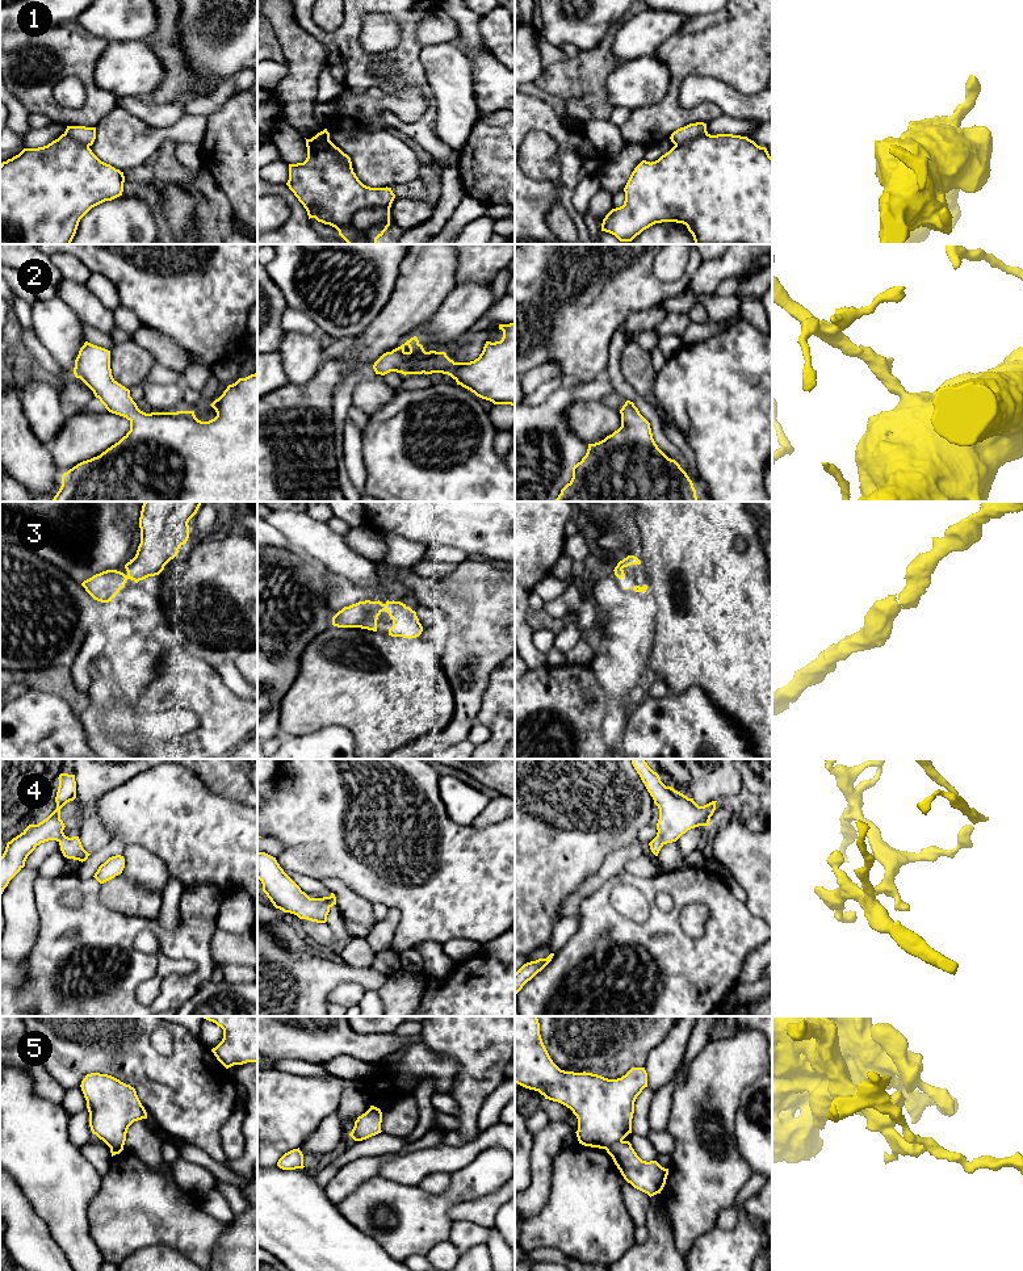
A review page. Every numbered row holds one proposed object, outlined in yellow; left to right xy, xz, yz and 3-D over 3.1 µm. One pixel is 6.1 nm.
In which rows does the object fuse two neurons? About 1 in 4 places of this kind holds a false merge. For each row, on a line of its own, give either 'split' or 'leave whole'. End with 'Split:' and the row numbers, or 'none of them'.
1: split
2: leave whole
3: leave whole
4: leave whole
5: split
Split: 1, 5

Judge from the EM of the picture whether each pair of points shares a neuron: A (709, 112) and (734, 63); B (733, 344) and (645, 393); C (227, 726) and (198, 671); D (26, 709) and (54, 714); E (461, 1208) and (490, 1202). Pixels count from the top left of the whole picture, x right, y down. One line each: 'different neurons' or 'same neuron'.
A: same neuron
B: different neurons
C: same neuron
D: same neuron
E: same neuron

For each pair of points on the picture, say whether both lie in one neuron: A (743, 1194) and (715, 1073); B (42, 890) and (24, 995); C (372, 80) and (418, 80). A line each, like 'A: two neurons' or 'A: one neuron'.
A: two neurons
B: one neuron
C: one neuron

